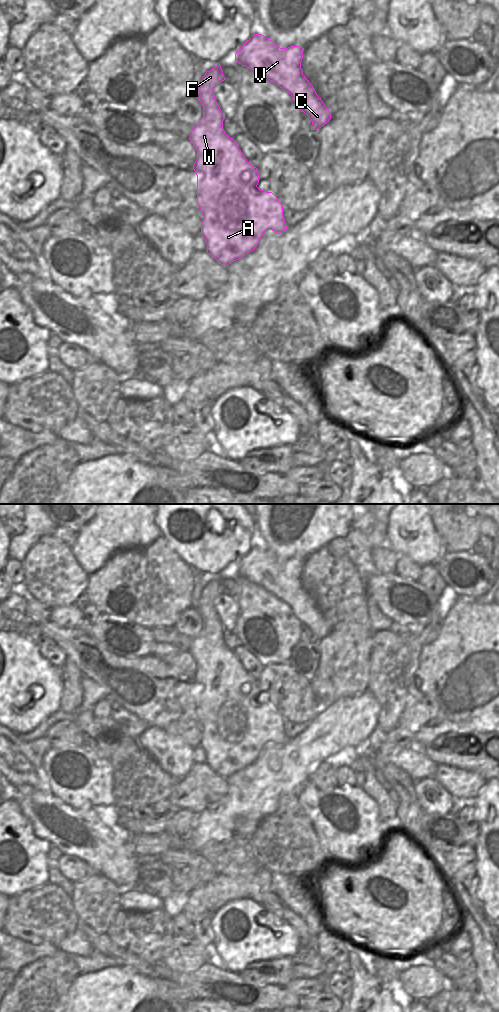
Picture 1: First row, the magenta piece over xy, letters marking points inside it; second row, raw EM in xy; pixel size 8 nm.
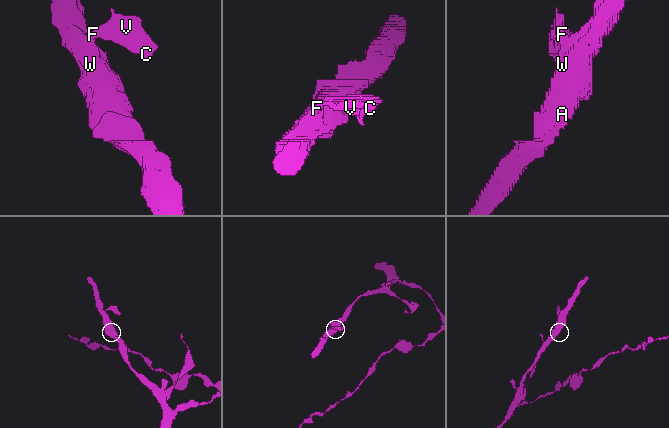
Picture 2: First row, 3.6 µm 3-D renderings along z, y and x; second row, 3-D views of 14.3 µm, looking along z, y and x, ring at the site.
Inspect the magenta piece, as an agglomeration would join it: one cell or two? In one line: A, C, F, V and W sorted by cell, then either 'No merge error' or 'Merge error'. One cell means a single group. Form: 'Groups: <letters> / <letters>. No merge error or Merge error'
Groups: A C F V W. No merge error.

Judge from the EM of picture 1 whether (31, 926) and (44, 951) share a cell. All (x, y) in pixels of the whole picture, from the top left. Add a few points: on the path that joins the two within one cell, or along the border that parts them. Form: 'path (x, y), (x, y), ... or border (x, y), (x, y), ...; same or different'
border (17, 938), (36, 945), (49, 942), (56, 946); different

